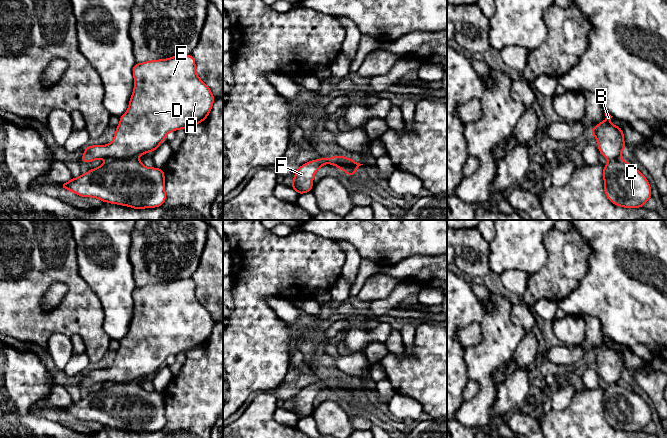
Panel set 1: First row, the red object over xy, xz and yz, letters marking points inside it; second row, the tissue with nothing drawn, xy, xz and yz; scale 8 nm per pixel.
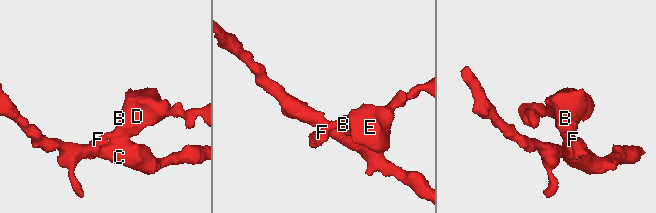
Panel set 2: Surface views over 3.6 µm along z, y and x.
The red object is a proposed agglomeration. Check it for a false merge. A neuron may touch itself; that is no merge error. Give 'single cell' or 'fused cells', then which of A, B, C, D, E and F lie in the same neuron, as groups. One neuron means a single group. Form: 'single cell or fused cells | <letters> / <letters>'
fused cells | A B D E F / C

